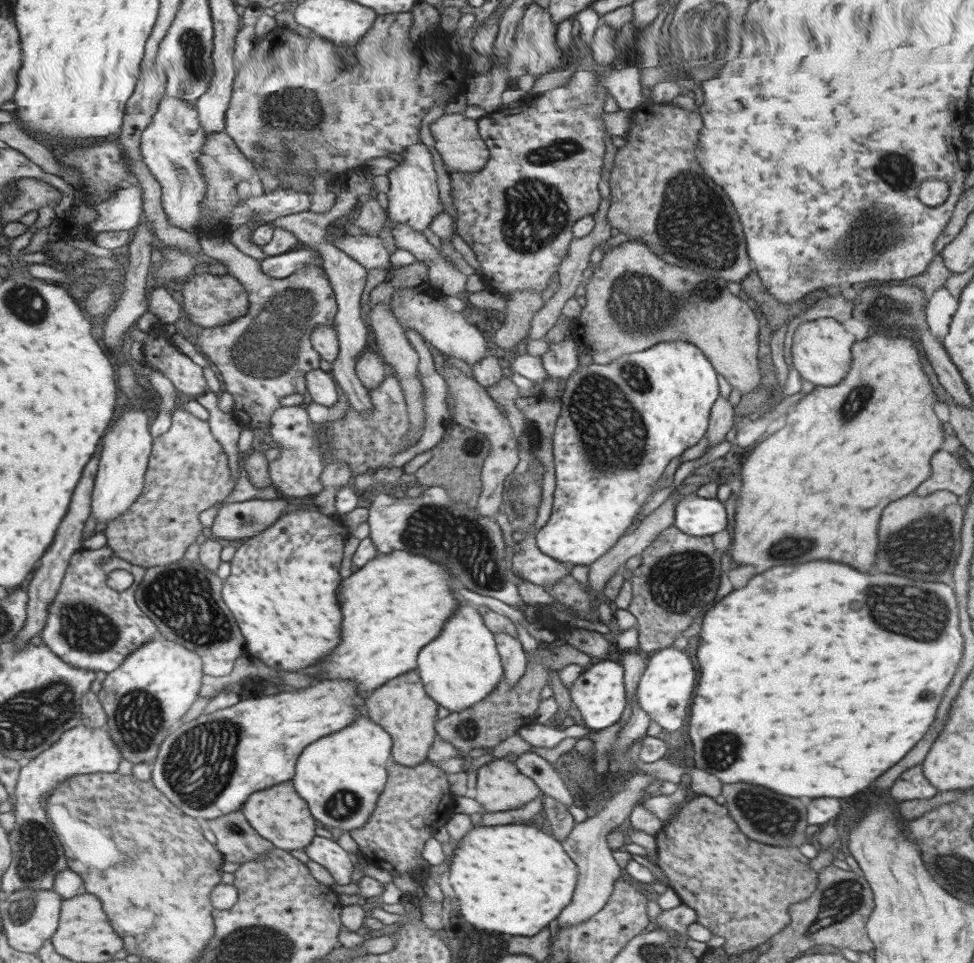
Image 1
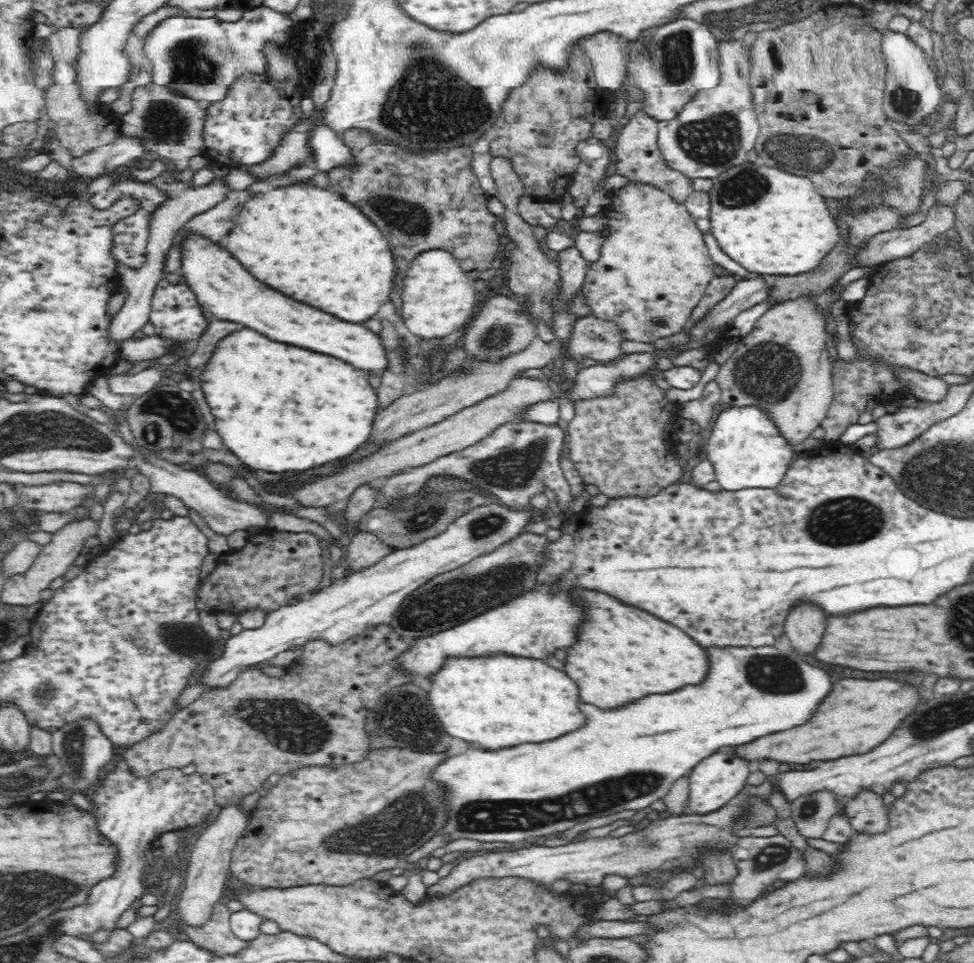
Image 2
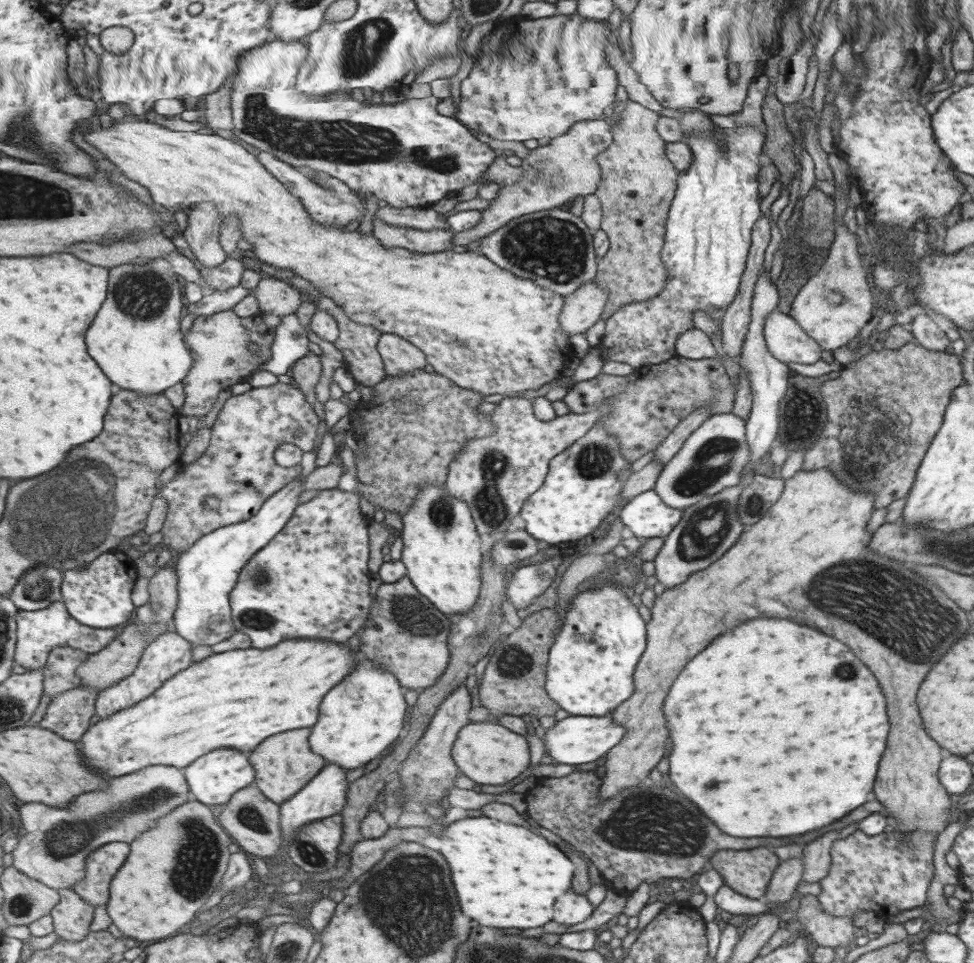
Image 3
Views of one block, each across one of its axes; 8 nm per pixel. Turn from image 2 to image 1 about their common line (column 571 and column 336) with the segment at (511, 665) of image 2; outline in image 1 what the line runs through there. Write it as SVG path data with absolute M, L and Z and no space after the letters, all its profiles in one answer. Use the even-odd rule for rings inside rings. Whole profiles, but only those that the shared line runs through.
M323 680L305 690L283 692L277 696L265 696L247 702L243 700L231 708L205 714L193 722L183 724L169 736L169 740L165 740L160 755L154 762L152 782L184 814L193 819L200 818L209 823L211 820L232 815L231 812L243 808L245 800L249 800L251 794L293 780L297 760L309 744L349 727L355 720L361 710L355 700L357 684L353 686L353 680Z

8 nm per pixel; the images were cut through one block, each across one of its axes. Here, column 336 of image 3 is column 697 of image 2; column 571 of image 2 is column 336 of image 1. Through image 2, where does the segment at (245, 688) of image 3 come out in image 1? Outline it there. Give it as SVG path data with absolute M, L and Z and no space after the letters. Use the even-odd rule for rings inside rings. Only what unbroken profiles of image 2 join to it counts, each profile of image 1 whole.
M393 550L375 555L345 584L345 640L327 658L327 666L321 662L321 676L353 678L359 690L371 690L415 669L417 652L436 638L457 608L451 588L447 570L419 553Z

